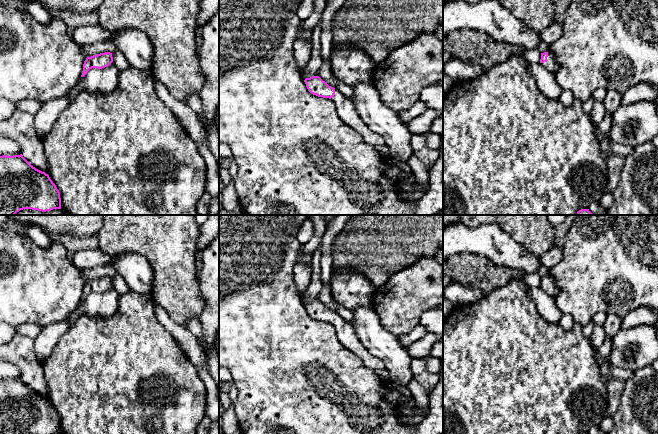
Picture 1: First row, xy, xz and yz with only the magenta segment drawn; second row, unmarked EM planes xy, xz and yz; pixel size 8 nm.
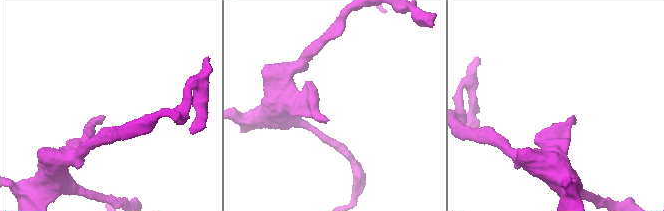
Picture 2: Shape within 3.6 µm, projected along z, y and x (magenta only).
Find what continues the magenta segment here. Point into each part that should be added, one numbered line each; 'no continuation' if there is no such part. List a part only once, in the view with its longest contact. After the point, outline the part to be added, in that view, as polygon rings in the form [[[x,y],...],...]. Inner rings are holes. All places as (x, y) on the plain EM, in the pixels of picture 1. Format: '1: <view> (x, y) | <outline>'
1: yz (551, 289) | [[[548,276],[547,285],[544,287],[541,287],[543,291],[545,291],[548,295],[551,297],[555,297],[559,293],[559,289],[554,284],[554,281],[551,277]]]

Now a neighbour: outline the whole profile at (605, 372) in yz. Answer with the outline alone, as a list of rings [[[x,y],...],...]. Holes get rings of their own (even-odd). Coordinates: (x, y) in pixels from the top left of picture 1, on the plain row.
[[[595,350],[595,358],[599,363],[603,381],[605,383],[608,383],[611,380],[612,376],[610,374],[609,368],[605,362],[605,360],[602,358],[602,356],[599,354],[599,352],[597,350]]]

